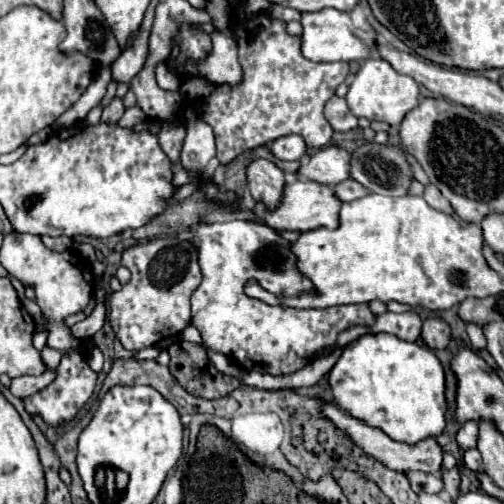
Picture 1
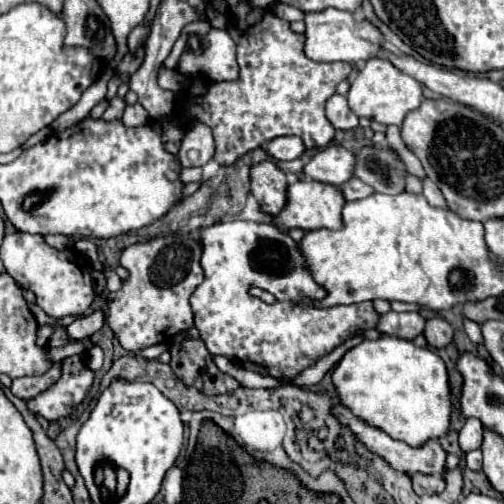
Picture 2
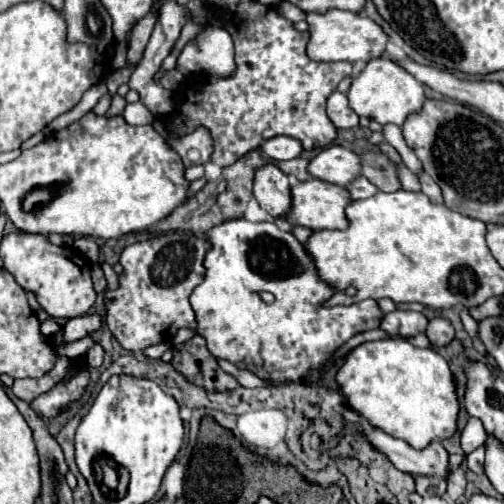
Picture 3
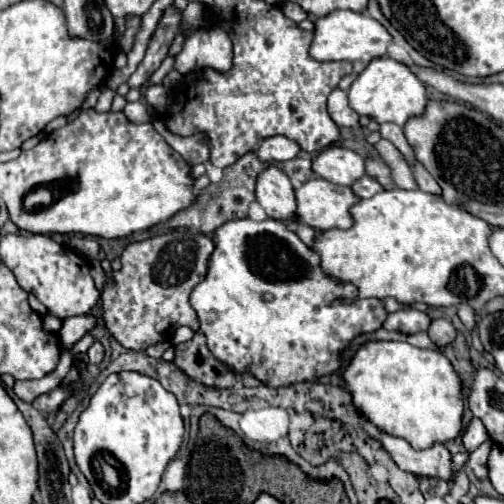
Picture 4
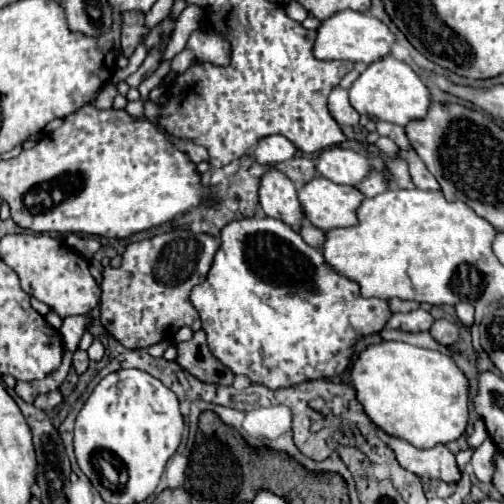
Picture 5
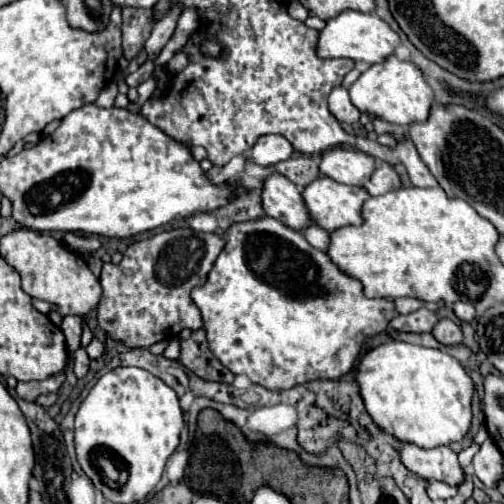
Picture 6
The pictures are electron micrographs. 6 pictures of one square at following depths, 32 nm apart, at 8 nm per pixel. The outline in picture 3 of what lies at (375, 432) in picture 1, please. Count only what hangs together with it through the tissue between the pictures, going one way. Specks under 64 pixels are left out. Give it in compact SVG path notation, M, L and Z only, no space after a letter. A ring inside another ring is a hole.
M364 430L366 438L380 450L384 452L390 462L408 474L420 474L420 476L442 476L446 478L450 468L448 468L448 452L440 442L432 442L424 450L414 450L408 442L400 438L392 438L382 430Z

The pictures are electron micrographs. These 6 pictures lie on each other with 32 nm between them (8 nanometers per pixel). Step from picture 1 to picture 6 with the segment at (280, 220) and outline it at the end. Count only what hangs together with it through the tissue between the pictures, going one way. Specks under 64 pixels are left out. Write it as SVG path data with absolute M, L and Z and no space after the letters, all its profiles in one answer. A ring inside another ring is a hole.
M320 176L302 192L312 220L328 232L342 226L360 226L364 222L360 208L370 198L362 186L340 184Z

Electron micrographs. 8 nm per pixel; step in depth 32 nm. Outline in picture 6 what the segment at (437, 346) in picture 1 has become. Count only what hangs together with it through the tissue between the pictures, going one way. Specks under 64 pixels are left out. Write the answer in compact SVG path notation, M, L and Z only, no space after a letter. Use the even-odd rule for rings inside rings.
M446 318L440 320L440 322L434 326L432 336L434 336L440 344L444 344L444 346L462 344L462 340L464 340L464 334L462 334L460 326L458 326L456 322L452 322L452 320L446 320Z

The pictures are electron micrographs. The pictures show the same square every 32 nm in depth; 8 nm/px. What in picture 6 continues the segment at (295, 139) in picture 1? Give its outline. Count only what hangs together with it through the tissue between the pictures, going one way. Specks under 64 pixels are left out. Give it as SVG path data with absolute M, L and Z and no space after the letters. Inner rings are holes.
M266 134L266 136L260 136L256 140L256 144L252 146L252 150L246 156L254 164L272 166L272 164L278 164L282 160L288 160L292 154L294 154L294 148L290 146L290 142L284 136Z

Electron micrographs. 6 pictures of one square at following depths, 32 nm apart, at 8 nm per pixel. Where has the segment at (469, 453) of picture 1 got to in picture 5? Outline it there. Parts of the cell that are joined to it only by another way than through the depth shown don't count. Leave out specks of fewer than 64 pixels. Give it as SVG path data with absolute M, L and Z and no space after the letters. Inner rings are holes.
M490 438L484 440L482 446L476 448L470 464L480 482L492 484L492 472L496 472L496 464L492 464L492 460L496 460L496 456L498 456L498 448L494 446L494 442Z

